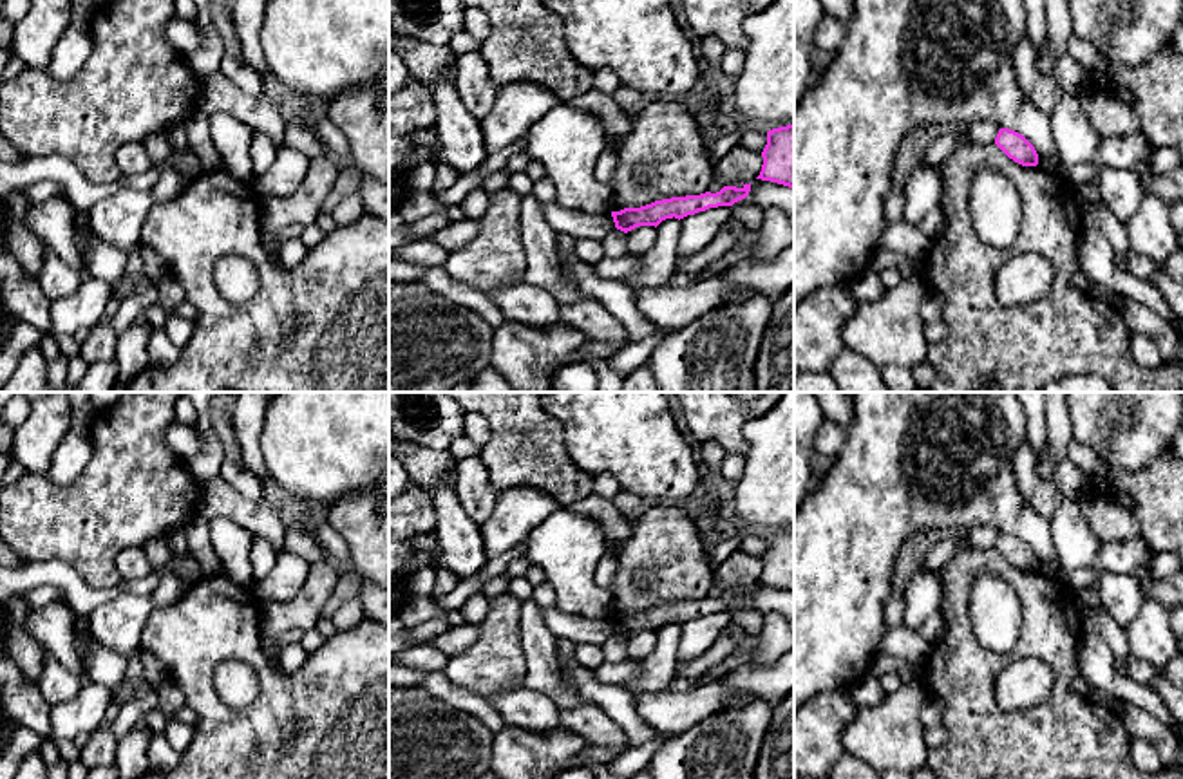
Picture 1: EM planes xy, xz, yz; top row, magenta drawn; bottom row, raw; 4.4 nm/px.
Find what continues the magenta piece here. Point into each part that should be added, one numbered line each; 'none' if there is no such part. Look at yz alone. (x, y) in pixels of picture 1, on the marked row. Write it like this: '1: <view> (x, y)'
none

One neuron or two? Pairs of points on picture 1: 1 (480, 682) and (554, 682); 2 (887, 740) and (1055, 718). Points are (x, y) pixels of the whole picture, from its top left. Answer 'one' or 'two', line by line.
1: two
2: two

